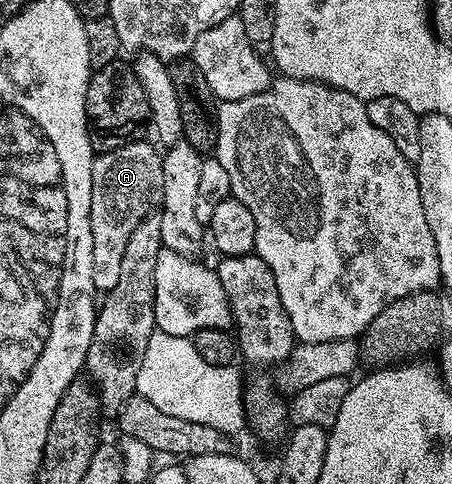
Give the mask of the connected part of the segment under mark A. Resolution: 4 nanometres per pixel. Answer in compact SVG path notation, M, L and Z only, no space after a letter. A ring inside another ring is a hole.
M127 143L113 151L99 152L92 160L90 233L94 241L94 285L97 292L107 293L118 285L126 241L130 241L130 233L138 229L141 221L153 214L160 198L160 188L164 185L164 160L161 152L149 143Z

